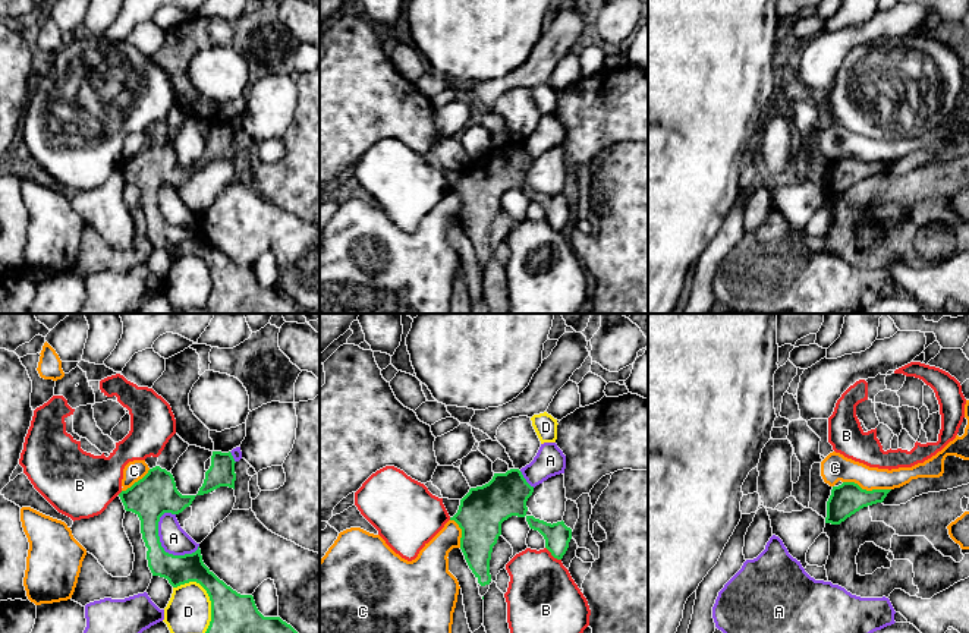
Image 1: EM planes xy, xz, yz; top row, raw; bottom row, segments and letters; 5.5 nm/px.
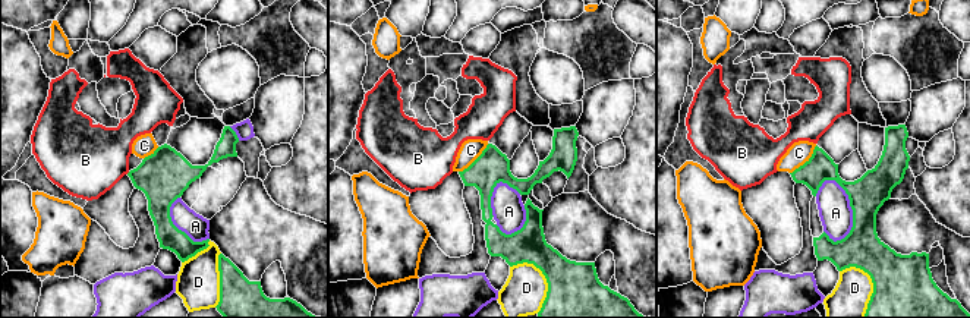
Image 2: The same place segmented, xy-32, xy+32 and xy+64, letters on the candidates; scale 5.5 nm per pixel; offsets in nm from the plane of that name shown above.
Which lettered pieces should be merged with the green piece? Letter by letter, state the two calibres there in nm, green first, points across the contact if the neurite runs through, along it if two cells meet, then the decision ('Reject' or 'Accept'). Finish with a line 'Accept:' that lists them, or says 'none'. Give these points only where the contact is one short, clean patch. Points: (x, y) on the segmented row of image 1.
A: Thickness 160 nm (green) against 150 nm. Reject
B: Thickness 140 nm (green) against 380 nm. Reject
C: Thickness 170 nm (green) against 150 nm. Reject
D: Thickness 220 nm (green) against 240 nm. Reject
Accept: none

